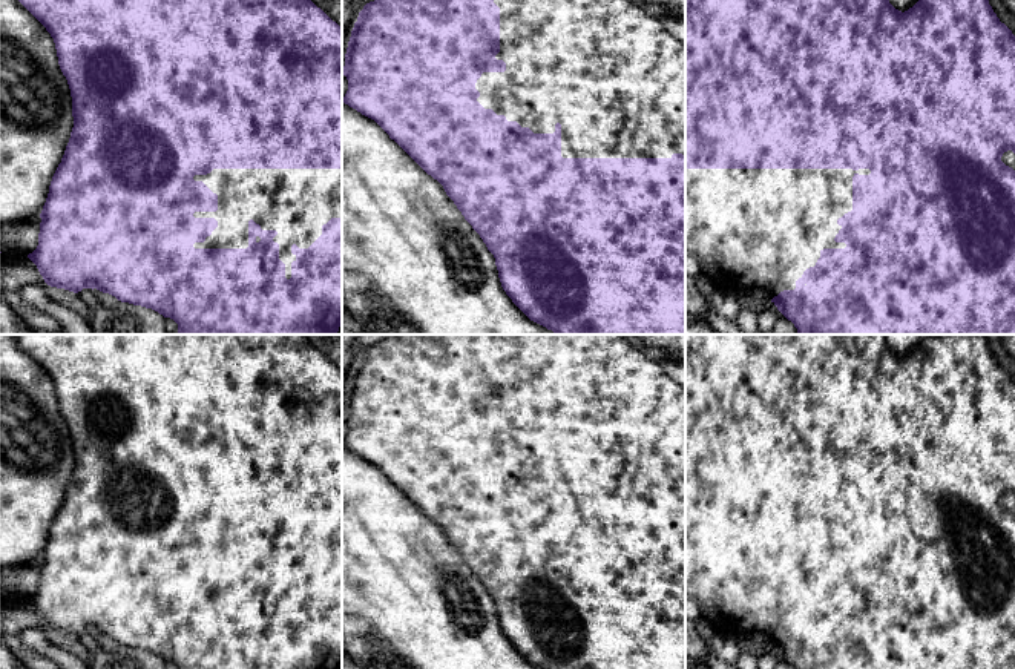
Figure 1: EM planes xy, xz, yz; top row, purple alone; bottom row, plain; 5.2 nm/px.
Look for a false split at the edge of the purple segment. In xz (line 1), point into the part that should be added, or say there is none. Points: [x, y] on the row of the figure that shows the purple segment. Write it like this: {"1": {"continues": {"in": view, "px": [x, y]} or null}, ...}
{"1": {"continues": {"in": "xz", "px": [607, 71]}}}

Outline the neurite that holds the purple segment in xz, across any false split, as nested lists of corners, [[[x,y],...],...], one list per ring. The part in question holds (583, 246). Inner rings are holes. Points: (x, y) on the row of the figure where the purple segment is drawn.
[[[374,0],[363,6],[351,31],[343,75],[348,91],[342,101],[374,120],[428,175],[437,180],[465,219],[495,258],[503,290],[534,322],[555,334],[685,334],[685,46],[645,5],[632,0]]]

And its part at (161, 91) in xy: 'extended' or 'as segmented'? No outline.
extended

